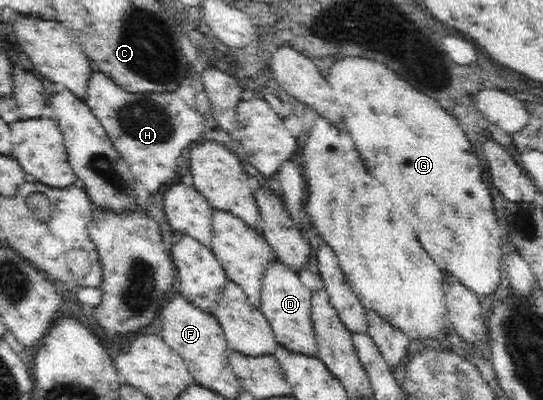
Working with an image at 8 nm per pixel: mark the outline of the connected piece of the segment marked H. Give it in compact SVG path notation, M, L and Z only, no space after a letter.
M93 72L87 92L86 104L94 117L103 125L111 143L138 181L152 194L177 177L184 151L202 141L206 120L174 91L130 93L102 72Z

